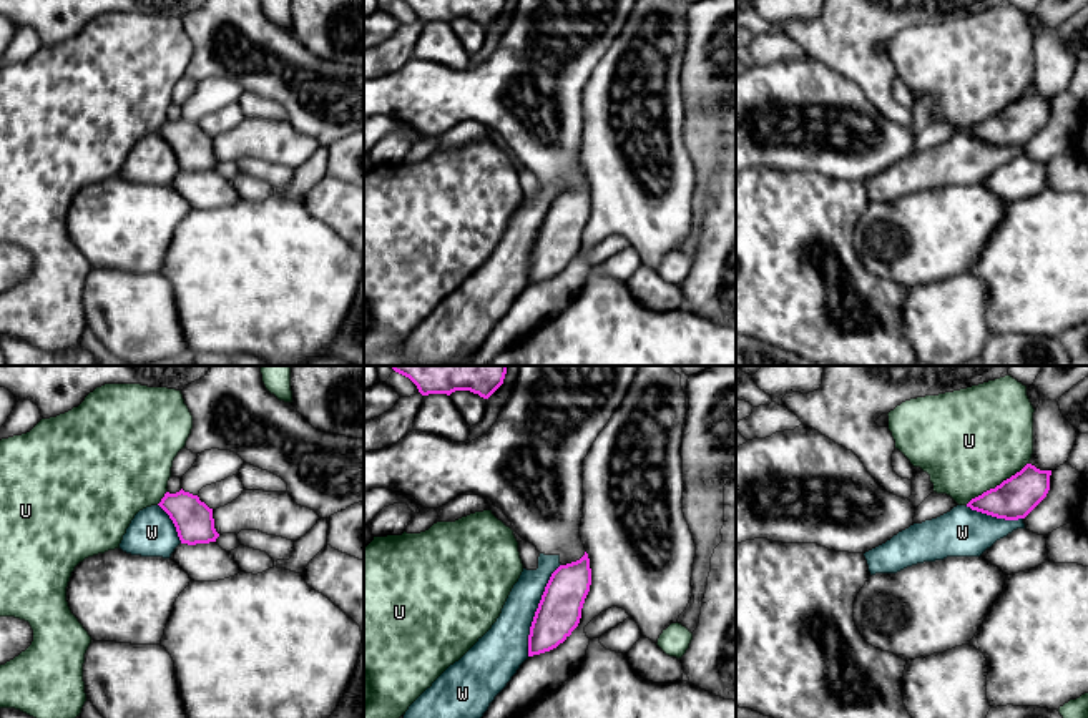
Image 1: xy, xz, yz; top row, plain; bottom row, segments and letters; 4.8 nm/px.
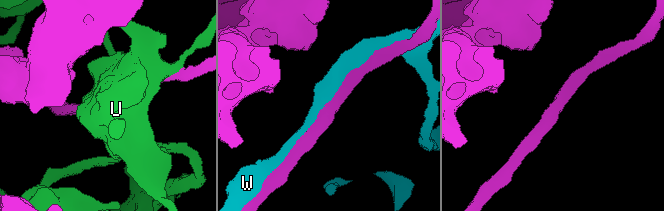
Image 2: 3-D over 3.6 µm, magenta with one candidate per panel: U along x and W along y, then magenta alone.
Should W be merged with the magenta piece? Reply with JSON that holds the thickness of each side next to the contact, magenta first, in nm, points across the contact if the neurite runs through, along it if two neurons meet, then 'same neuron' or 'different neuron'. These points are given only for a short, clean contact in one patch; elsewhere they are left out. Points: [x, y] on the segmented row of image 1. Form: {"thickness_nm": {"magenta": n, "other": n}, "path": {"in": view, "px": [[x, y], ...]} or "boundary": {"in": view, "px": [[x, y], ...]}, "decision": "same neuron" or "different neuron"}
{"thickness_nm": {"magenta": 220, "other": 220}, "decision": "same neuron"}

